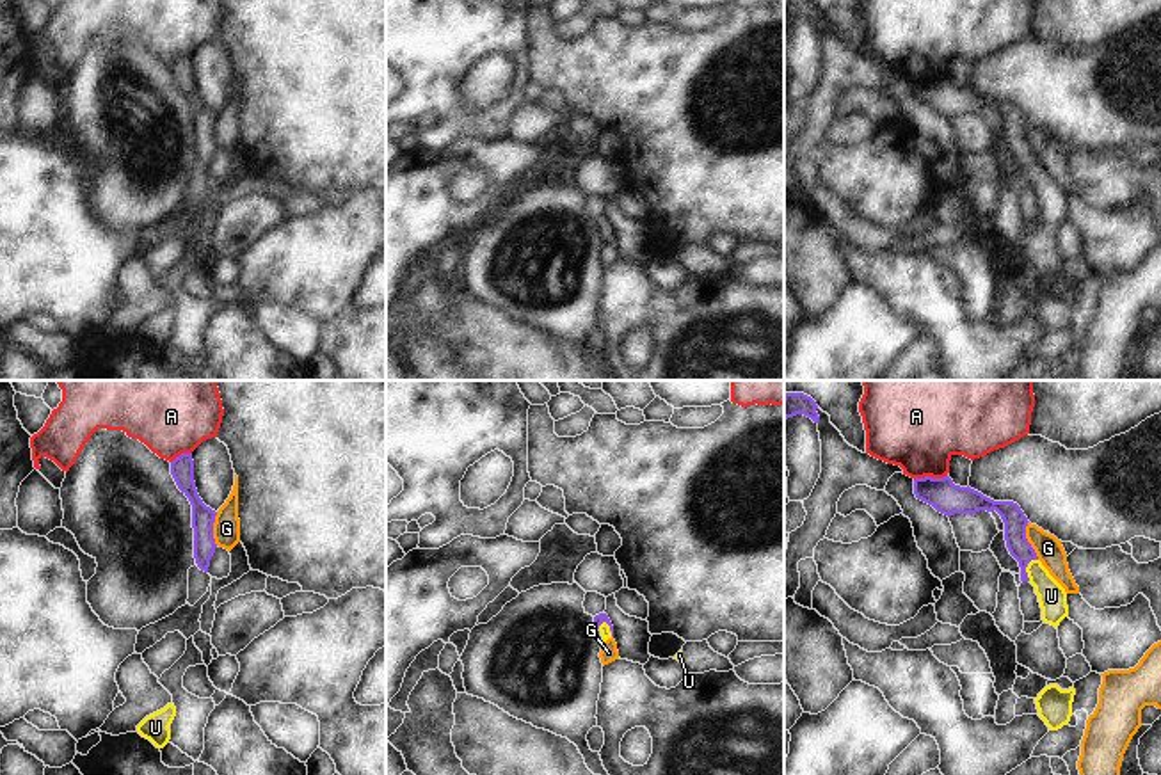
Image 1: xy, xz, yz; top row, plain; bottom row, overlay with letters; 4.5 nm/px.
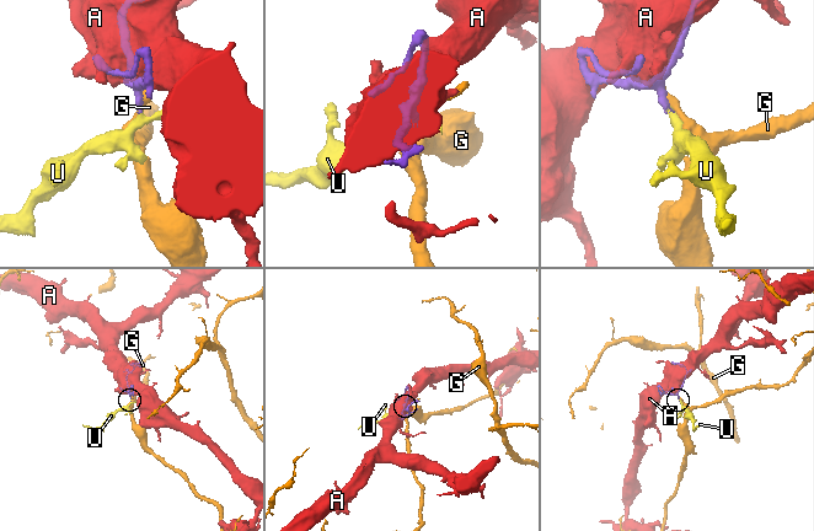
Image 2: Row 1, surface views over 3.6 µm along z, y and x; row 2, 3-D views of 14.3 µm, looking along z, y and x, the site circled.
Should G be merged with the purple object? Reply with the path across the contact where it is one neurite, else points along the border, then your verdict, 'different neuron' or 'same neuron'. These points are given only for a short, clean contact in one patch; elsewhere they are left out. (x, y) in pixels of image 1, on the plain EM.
border yz (1028, 123), (1026, 143), (1039, 160); different neuron

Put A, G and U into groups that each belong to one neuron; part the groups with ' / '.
A / G / U

